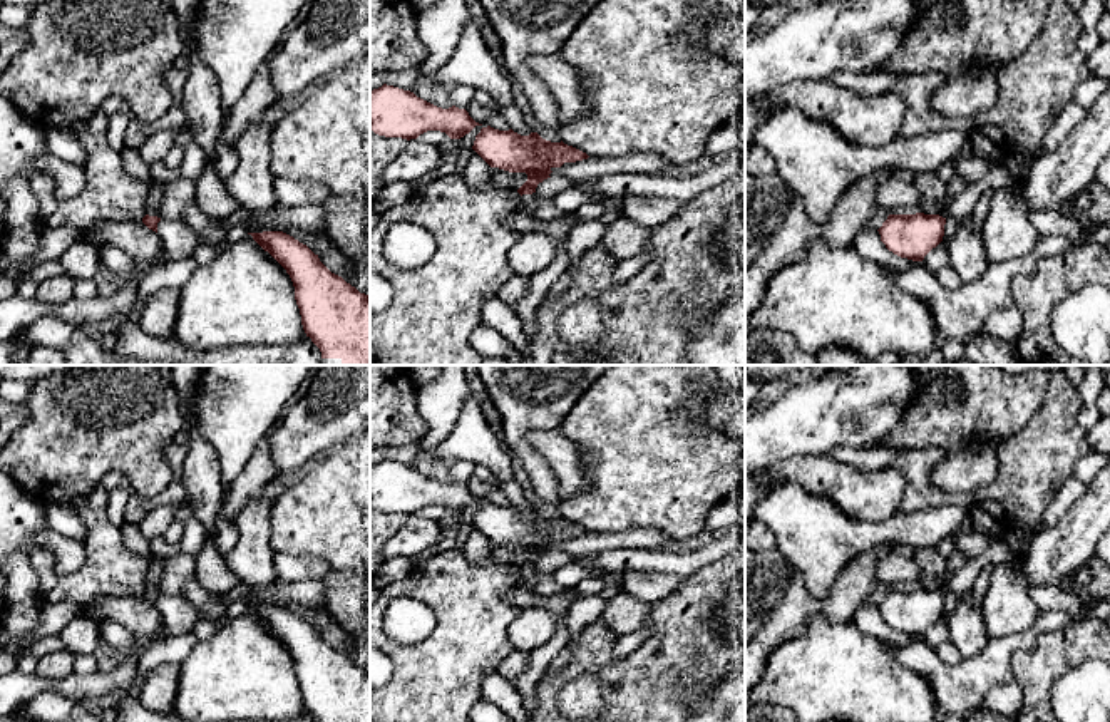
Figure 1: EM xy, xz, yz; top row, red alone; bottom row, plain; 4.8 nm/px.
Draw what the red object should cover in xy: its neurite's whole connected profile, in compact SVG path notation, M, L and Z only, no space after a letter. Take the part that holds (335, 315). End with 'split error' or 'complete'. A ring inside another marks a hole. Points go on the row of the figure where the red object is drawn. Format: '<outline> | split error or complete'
M283 231L248 233L290 275L306 337L320 348L320 365L370 365L370 295L331 273L306 245Z | split error

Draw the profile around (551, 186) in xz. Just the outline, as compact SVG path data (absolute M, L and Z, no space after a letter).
M547 178L542 183L537 184L536 194L542 196L546 201L554 199L554 196L566 188L569 188L573 183L568 181L566 178Z

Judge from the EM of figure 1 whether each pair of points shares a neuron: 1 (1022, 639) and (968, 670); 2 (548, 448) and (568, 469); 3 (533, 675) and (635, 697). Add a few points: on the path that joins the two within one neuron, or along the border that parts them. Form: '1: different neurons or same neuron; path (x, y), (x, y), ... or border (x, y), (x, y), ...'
1: same neuron; path (1008, 645), (981, 670)
2: same neuron; path (553, 453), (565, 464)
3: different neurons; border (546, 669), (534, 696)

